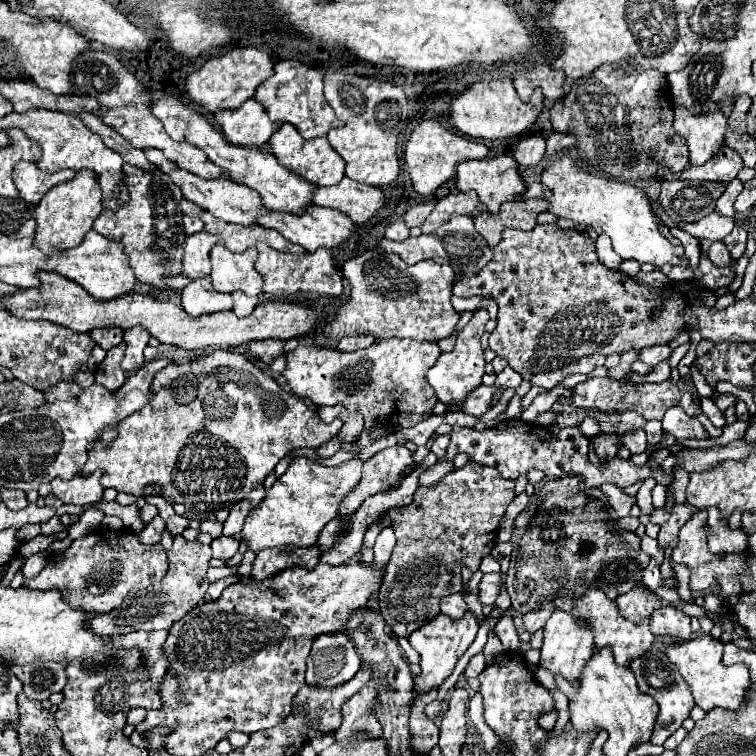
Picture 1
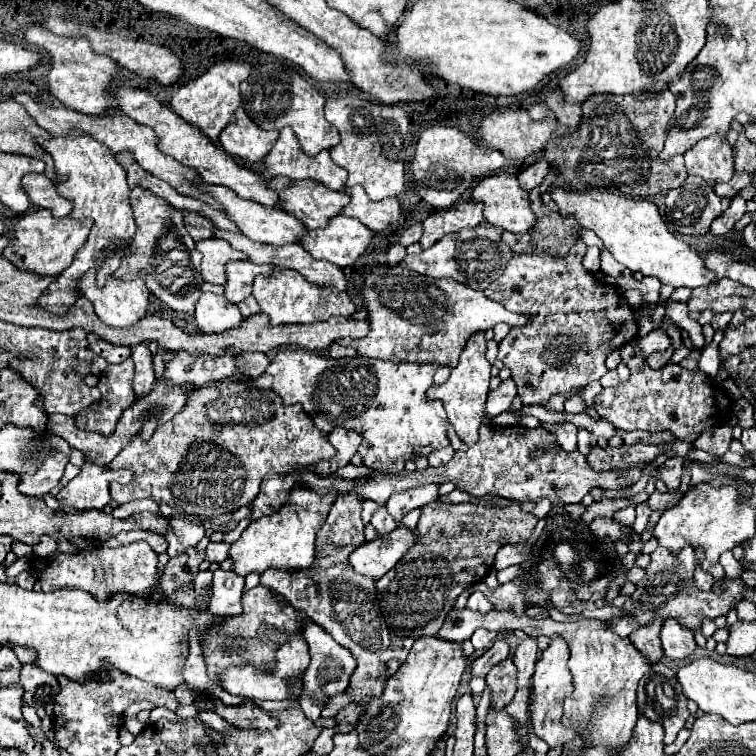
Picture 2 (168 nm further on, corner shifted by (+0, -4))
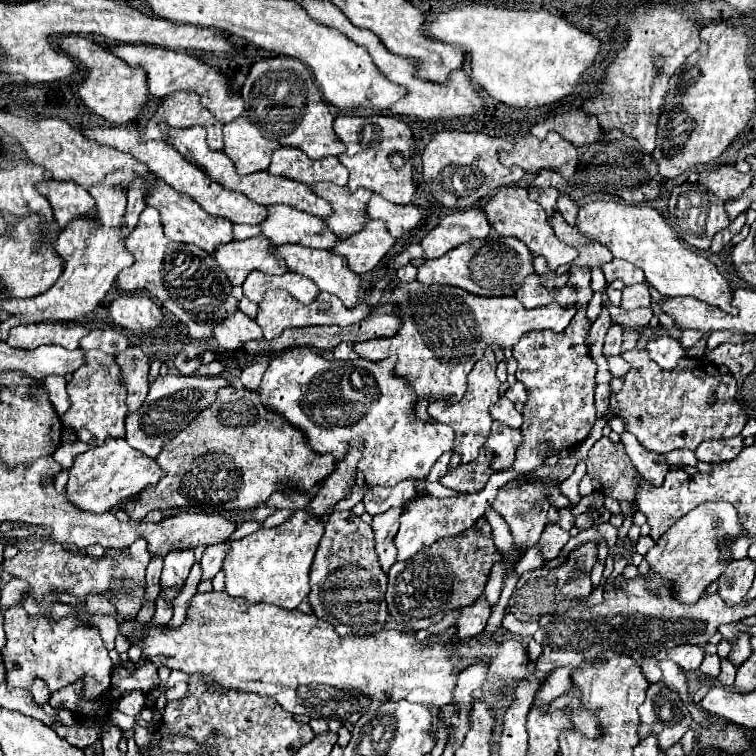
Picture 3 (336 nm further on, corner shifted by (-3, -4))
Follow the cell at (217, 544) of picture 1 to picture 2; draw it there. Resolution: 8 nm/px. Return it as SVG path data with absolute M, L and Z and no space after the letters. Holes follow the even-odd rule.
M210 542L206 548L206 560L208 562L224 562L228 558L228 548L230 544L226 542Z

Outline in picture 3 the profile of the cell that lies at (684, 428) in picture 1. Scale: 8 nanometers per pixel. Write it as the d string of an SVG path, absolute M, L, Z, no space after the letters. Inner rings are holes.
M731 436L719 440L705 440L699 444L695 454L701 462L723 462L723 460L733 460L741 452L741 448L743 448L743 438Z

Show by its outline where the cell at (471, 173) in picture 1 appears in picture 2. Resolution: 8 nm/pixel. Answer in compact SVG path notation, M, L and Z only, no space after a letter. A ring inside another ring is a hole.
M494 174L478 180L472 190L472 200L484 204L484 218L492 226L508 232L526 234L536 222L528 192L518 186L514 174Z

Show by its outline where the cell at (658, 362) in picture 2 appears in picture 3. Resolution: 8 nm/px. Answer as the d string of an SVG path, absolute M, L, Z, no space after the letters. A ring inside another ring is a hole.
M661 336L653 342L649 342L647 352L663 370L673 370L679 364L679 360L683 360L687 356L687 350L669 336Z

